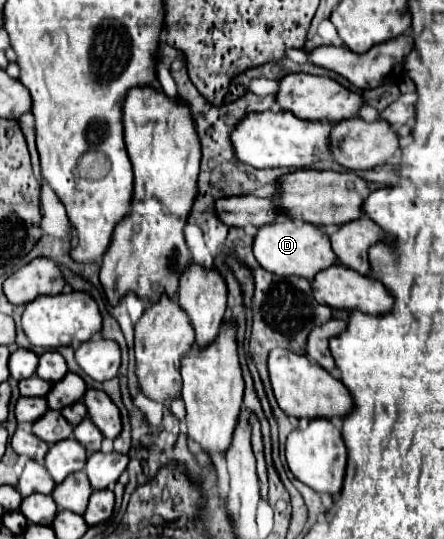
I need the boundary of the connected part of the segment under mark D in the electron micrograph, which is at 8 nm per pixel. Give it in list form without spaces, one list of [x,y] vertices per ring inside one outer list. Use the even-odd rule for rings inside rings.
[[[284,216],[272,224],[258,228],[252,250],[254,250],[258,264],[264,270],[280,274],[280,276],[294,274],[294,276],[302,276],[306,280],[312,280],[318,270],[324,270],[336,262],[336,256],[330,248],[330,240],[326,234],[322,234],[308,222],[298,222],[298,220],[284,218]]]

